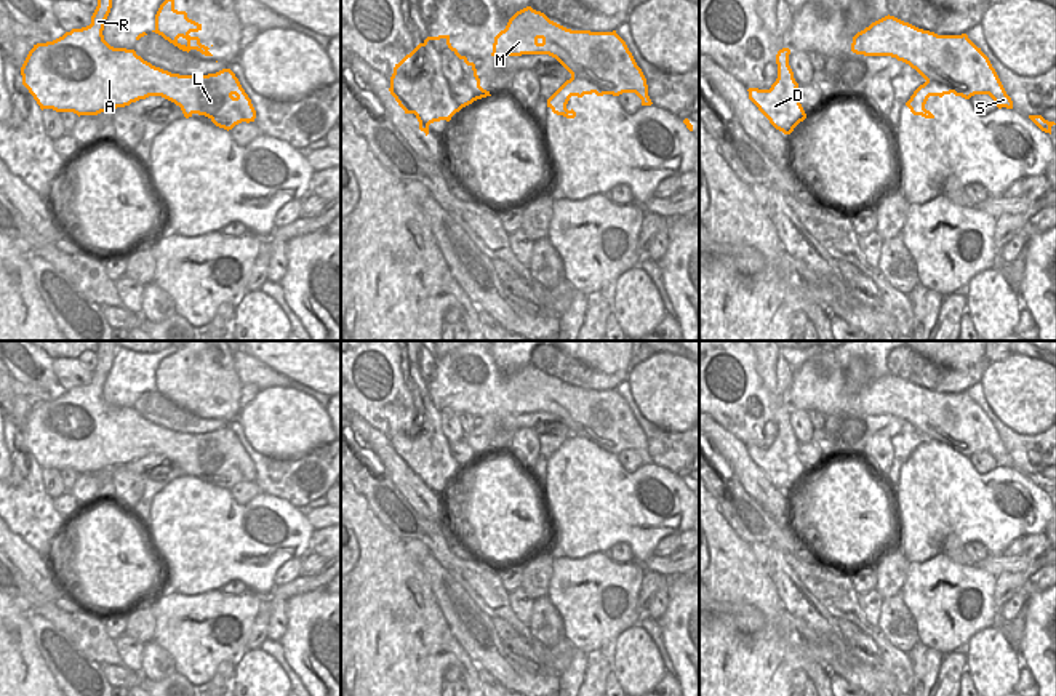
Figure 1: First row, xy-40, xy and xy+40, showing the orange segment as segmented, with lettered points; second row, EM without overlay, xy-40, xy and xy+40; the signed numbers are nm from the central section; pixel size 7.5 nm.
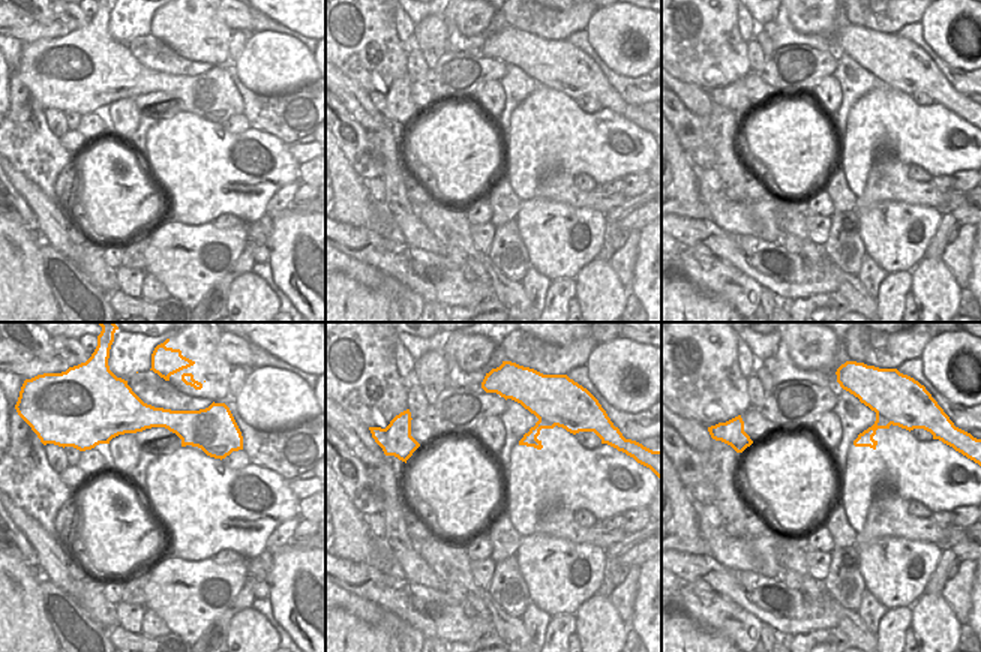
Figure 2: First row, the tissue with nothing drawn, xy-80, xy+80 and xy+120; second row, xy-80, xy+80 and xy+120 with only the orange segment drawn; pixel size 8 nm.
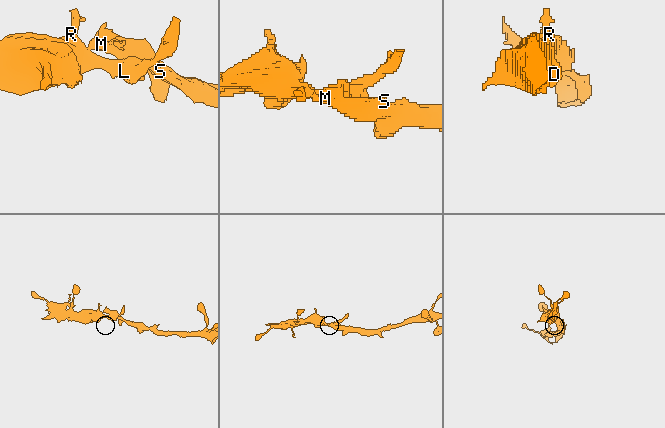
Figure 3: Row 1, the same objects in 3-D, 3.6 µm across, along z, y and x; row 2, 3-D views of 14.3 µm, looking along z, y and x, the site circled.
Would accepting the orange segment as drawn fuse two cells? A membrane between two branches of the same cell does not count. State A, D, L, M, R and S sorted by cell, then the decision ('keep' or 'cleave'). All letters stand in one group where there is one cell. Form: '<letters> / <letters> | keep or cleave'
A D L M R S | keep

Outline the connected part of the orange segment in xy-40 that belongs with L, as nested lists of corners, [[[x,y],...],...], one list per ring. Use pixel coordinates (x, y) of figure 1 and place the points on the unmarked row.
[[[98,341],[98,365],[91,382],[72,387],[62,395],[37,402],[29,410],[22,426],[22,443],[34,454],[40,467],[98,474],[117,466],[130,464],[149,454],[162,454],[181,466],[186,477],[194,472],[208,475],[216,485],[232,488],[242,480],[254,480],[256,469],[230,427],[208,434],[179,434],[152,424],[134,408],[114,406],[102,394],[112,357],[120,349],[118,341]]]

